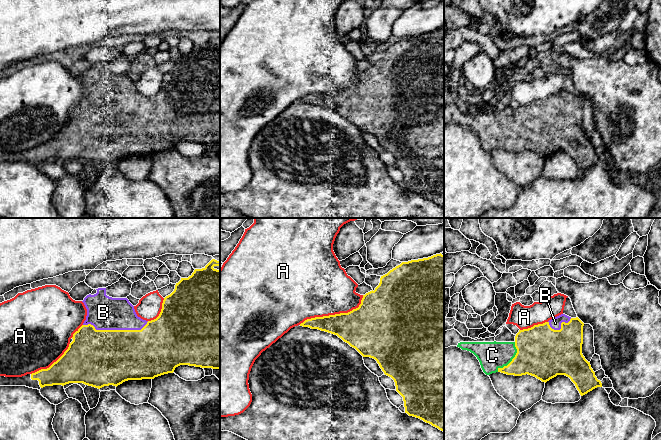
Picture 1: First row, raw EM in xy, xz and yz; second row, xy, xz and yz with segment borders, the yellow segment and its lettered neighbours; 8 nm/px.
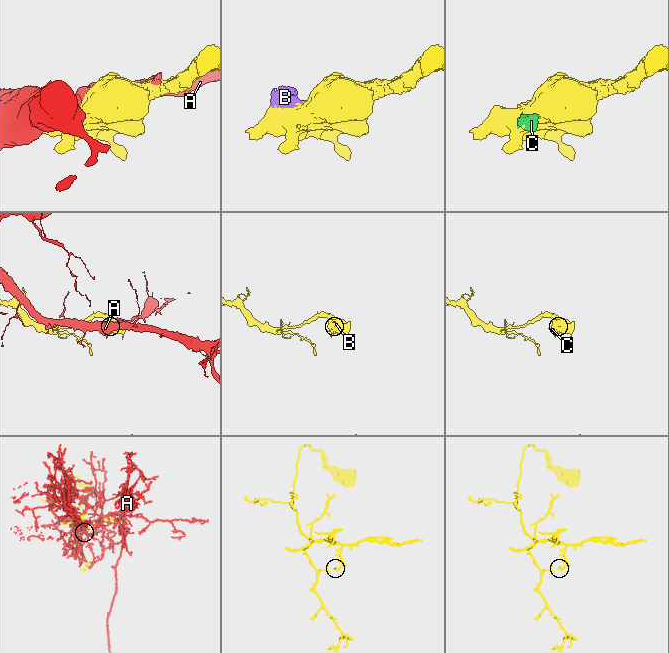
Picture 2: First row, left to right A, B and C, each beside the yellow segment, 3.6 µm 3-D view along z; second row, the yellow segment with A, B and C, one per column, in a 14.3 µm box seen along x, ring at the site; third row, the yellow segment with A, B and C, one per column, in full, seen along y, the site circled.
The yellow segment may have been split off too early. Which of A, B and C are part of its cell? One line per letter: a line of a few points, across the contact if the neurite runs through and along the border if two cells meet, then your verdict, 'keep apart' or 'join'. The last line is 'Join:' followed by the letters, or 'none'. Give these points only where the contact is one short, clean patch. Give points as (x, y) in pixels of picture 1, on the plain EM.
A: keep apart
B: join
C: join
Join: B, C

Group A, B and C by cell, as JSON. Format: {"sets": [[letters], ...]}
{"sets": [["A"], ["B", "C"]]}

